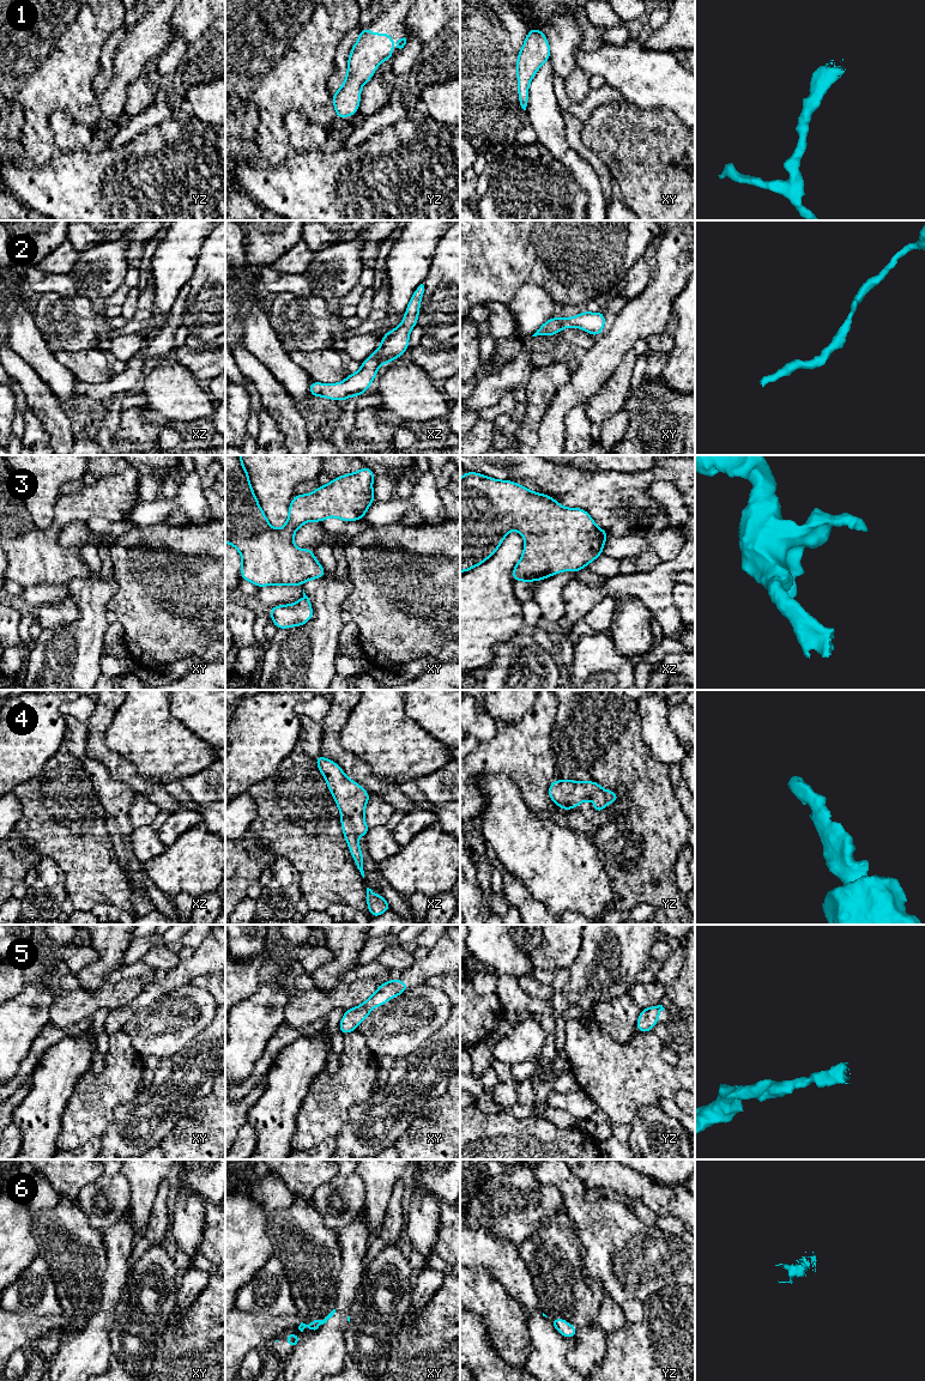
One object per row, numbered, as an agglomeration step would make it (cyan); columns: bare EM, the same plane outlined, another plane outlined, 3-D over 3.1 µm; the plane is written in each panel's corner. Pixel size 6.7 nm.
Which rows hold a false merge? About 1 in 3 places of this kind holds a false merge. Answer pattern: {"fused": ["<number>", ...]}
{"fused": ["6"]}

